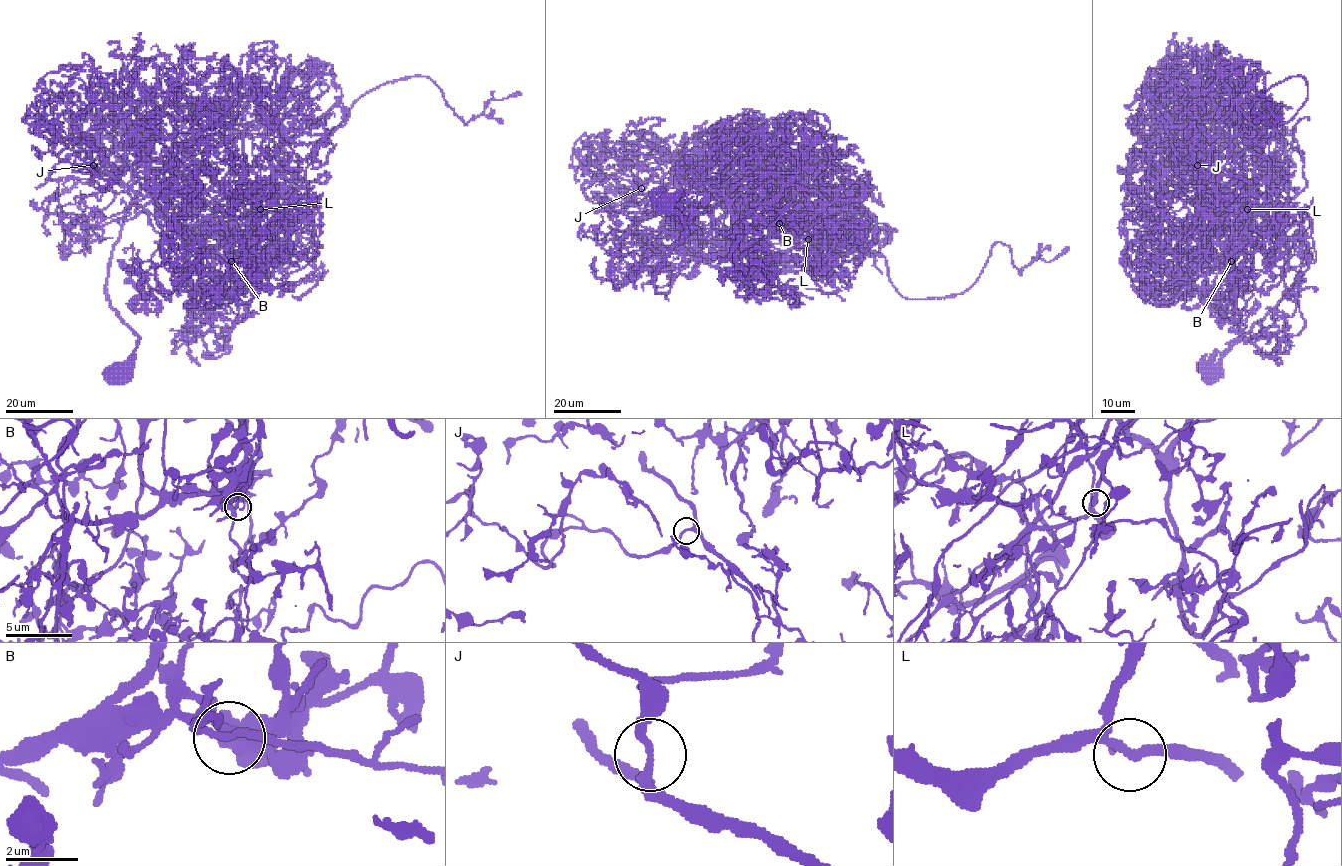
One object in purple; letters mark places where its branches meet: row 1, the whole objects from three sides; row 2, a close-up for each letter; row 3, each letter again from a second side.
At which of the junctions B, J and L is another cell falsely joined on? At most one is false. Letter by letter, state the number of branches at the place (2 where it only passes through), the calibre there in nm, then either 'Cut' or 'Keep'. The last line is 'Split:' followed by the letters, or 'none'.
B: Branches: 3. Thickness 160 nm. Cut
J: Branches: 3. Thickness 200 nm. Keep
L: Branches: 3. Thickness 220 nm. Keep
Split: B

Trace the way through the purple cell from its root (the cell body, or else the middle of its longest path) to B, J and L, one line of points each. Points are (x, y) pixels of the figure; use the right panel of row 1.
B: (1210, 375), (1225, 353), (1276, 306), (1300, 268), (1299, 226), (1255, 166), (1242, 169), (1251, 224), (1231, 261)
J: (1210, 375), (1290, 288), (1301, 231), (1266, 177), (1232, 159), (1237, 149), (1227, 185), (1197, 165)
L: (1210, 375), (1300, 268), (1299, 226), (1249, 165), (1243, 189), (1257, 209), (1248, 217), (1247, 209)

